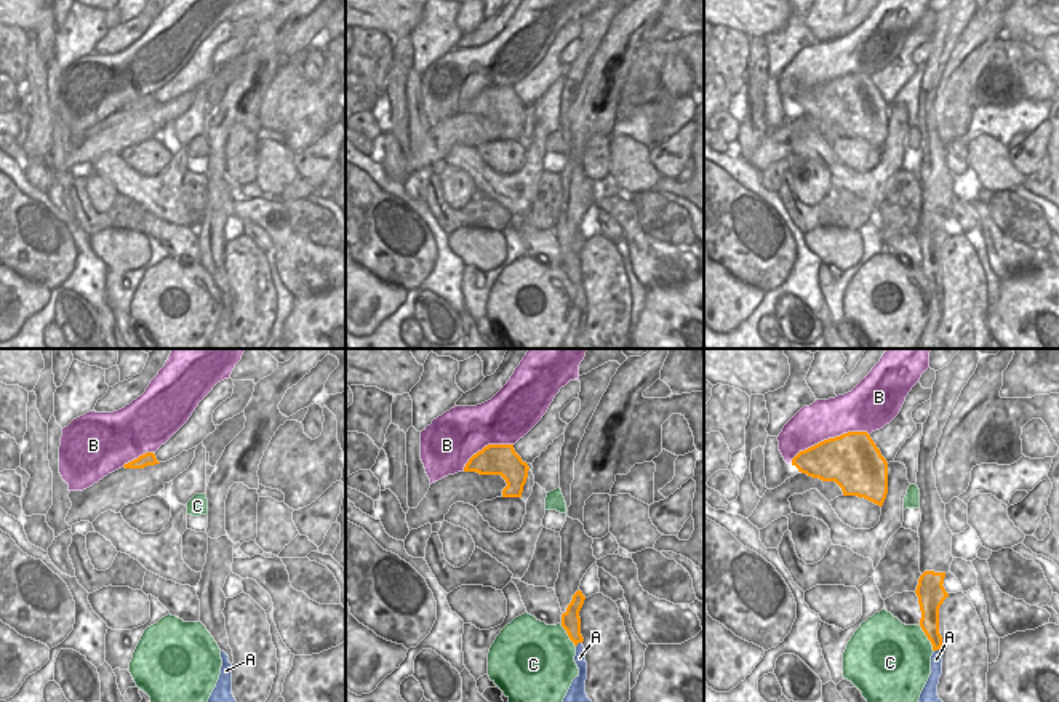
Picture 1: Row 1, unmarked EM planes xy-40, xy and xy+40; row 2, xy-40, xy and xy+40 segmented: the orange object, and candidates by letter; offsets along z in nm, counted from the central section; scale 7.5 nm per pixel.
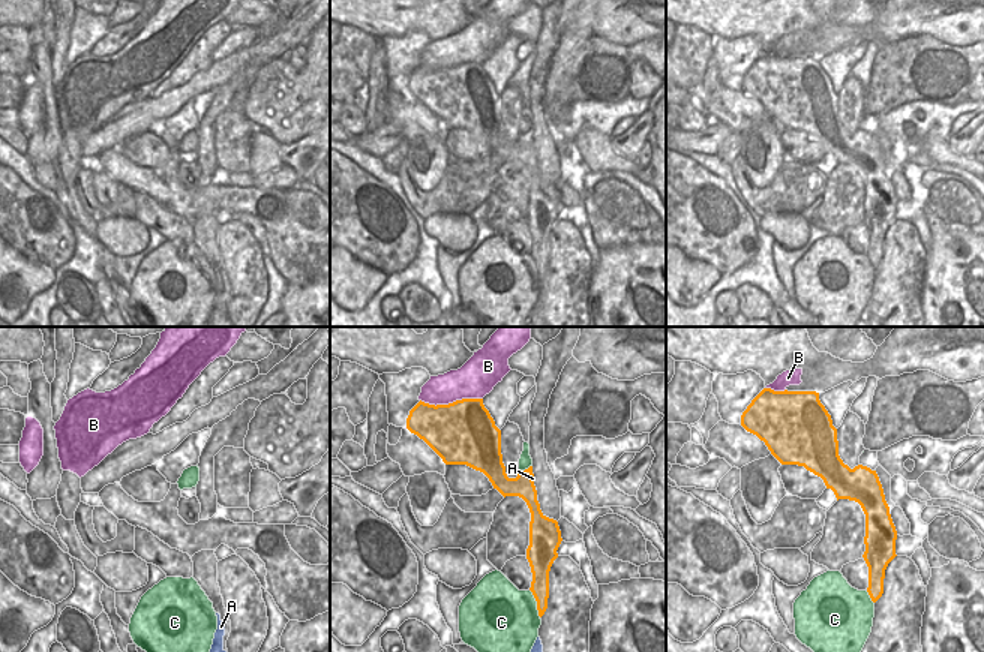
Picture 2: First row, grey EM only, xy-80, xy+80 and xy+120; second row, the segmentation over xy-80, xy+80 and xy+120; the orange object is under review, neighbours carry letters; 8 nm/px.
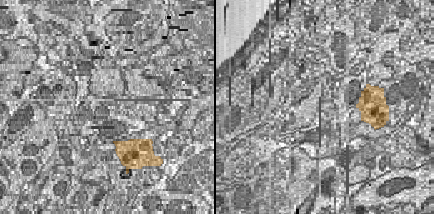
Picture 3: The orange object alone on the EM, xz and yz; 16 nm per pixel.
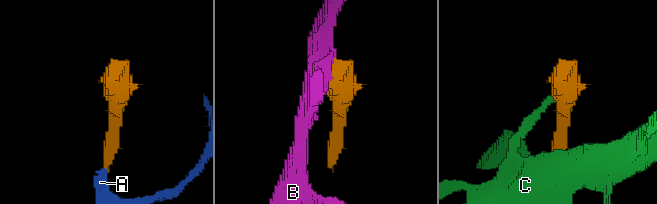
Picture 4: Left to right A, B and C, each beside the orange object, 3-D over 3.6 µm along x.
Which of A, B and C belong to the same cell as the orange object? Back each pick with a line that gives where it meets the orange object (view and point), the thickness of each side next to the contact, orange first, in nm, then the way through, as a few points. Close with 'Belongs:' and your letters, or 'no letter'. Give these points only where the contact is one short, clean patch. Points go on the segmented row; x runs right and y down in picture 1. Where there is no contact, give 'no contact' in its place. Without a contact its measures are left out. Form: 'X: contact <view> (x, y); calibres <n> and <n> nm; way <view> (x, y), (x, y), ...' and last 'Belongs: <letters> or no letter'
A: contact xy (576, 645); calibres 140 and 90 nm
Belongs: A

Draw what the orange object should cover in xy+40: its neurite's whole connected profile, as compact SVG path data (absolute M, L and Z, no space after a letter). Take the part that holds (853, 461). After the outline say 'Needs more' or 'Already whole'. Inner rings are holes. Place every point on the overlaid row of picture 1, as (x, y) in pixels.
M848 432L800 451L792 465L808 477L835 481L843 496L883 505L888 494L888 462L867 432Z. Already whole.

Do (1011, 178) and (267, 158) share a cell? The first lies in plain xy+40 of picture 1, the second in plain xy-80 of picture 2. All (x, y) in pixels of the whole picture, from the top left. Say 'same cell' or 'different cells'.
same cell

